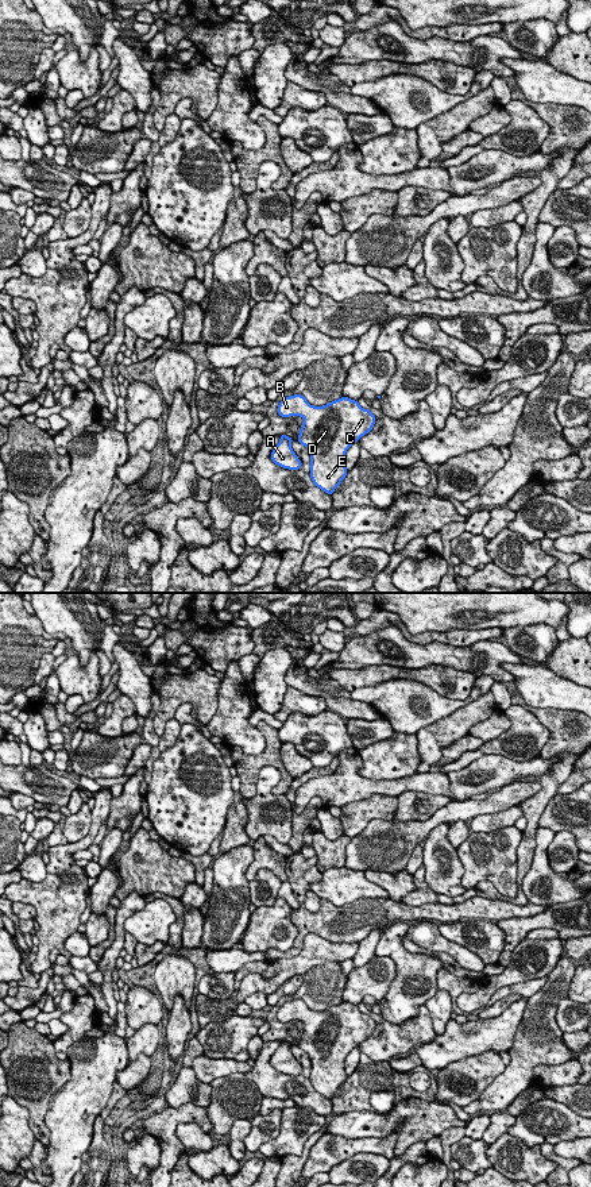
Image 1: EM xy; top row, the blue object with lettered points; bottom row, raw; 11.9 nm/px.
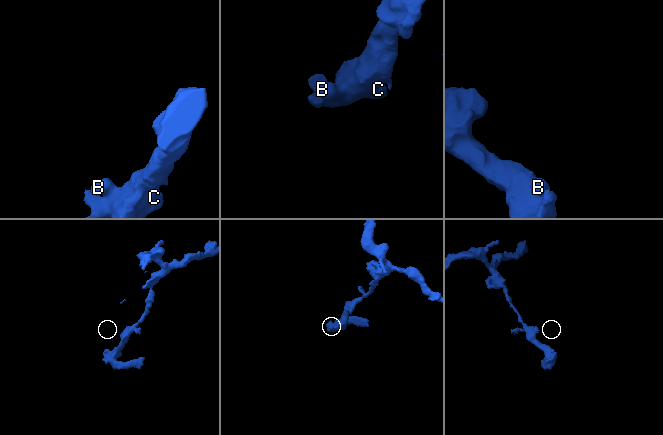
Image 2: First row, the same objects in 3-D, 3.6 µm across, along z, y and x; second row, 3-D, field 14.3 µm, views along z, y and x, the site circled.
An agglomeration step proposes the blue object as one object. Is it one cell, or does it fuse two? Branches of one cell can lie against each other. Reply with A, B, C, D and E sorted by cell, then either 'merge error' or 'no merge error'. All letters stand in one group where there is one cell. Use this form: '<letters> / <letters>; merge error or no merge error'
A B C D E; no merge error

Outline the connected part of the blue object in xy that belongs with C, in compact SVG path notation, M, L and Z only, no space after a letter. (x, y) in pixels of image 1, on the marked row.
M301 394L289 396L279 402L278 415L305 420L297 442L310 454L313 483L331 496L348 473L344 465L347 450L368 433L376 420L368 409L345 396L324 406L310 405Z

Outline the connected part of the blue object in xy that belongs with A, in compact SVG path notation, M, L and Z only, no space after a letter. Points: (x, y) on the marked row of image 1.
M279 435L281 440L275 446L275 448L271 451L271 460L289 470L298 470L302 466L302 462L298 459L296 452L293 451L290 443L294 442L294 439L286 436L286 435Z

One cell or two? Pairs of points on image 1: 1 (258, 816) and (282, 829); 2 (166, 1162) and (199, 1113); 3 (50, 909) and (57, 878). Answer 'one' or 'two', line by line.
1: one
2: one
3: one

